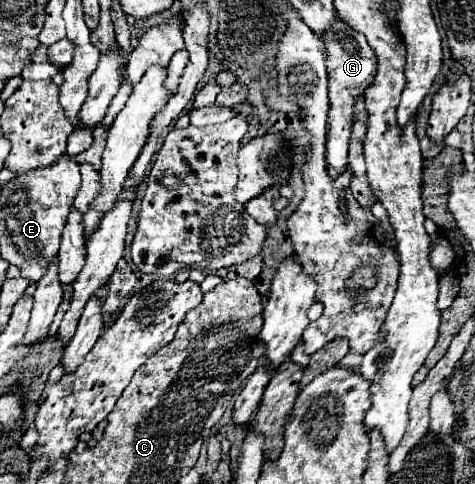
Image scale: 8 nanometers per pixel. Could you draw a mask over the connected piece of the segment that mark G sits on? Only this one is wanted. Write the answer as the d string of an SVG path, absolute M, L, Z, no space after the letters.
M337 20L337 22L331 26L331 36L327 36L327 40L323 40L323 42L325 42L325 48L327 48L327 52L329 52L329 58L327 58L327 74L329 74L329 100L331 100L331 110L329 110L329 130L327 130L327 170L329 170L329 176L335 180L343 170L349 170L349 172L353 174L353 170L351 170L351 166L349 166L349 140L351 140L351 126L353 126L353 104L355 104L357 98L365 96L365 90L371 86L371 80L375 78L375 72L377 72L377 58L375 58L375 52L371 52L367 40L363 40L363 36L351 32L351 28L347 28L347 24L343 24L341 20Z

